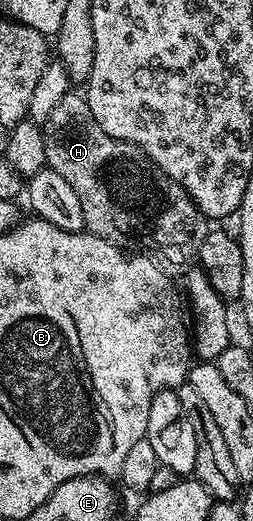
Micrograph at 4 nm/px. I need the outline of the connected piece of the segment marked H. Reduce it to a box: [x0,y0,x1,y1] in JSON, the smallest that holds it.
[43,91,210,265]

